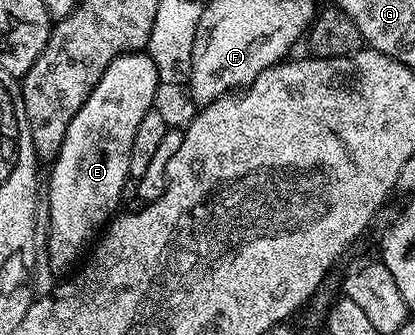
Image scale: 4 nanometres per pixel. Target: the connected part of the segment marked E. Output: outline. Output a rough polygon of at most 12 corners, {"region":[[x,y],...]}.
{"region":[[107,65],[45,186],[47,258],[78,263],[120,209],[161,83]]}

